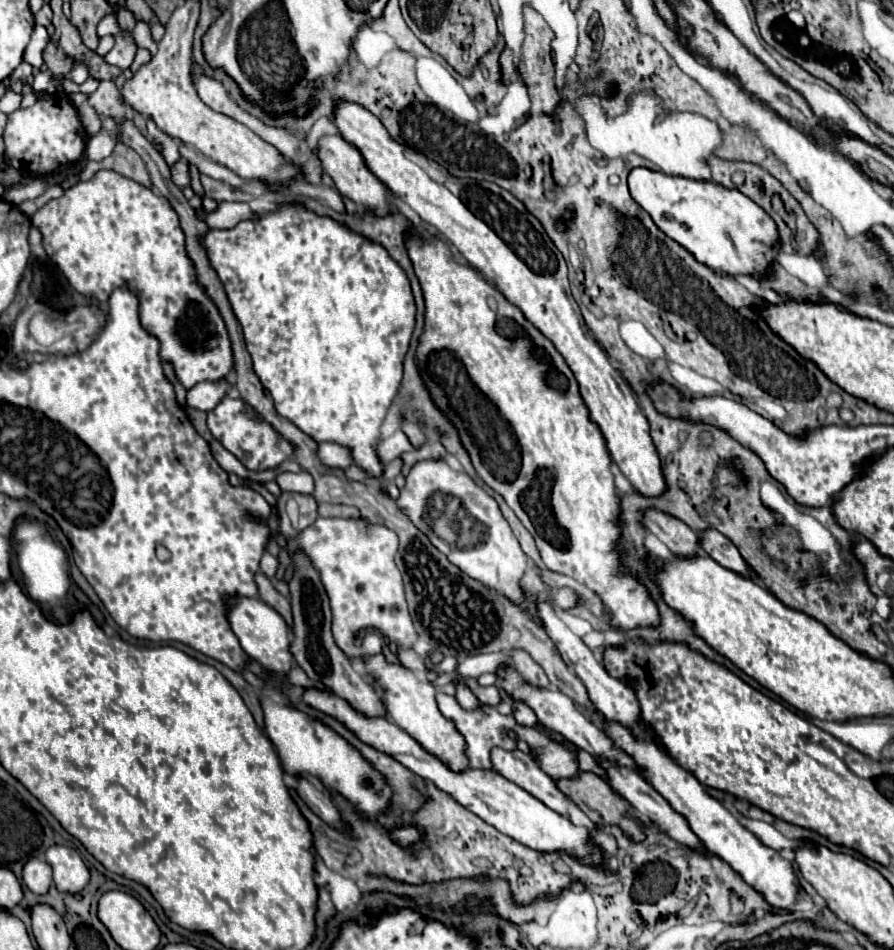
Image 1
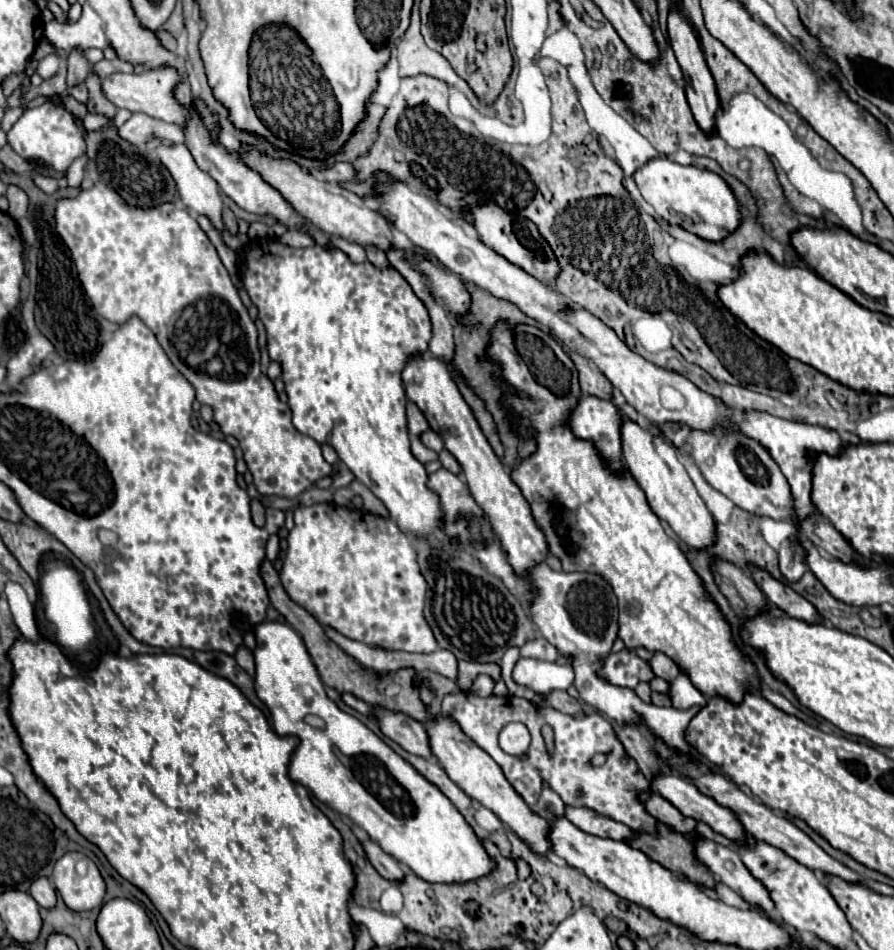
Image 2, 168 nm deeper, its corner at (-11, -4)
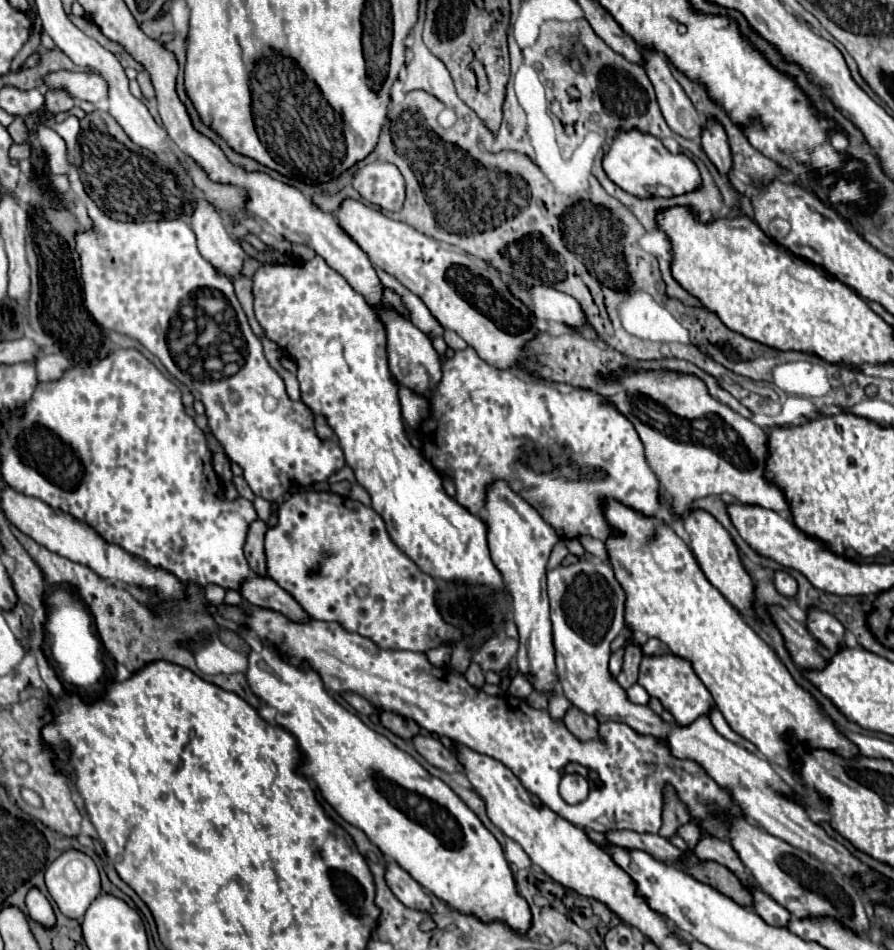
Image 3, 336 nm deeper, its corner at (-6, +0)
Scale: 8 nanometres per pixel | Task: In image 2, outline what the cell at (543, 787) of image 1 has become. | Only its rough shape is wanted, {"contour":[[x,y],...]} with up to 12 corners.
{"contour":[[567,807],[567,819],[581,831],[615,841],[637,839],[623,823],[603,819],[587,807]]}

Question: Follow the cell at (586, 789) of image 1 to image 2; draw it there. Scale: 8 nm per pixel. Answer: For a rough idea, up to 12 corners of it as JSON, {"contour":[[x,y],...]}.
{"contour":[[659,823],[659,835],[641,833],[629,845],[669,871],[715,889],[695,847]]}

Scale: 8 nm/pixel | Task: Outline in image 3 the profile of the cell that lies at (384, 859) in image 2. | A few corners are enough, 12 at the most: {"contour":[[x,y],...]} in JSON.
{"contour":[[396,863],[386,885],[412,909],[434,911],[432,897]]}

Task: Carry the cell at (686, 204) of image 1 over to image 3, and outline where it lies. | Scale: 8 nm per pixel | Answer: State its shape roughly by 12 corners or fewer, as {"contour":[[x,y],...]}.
{"contour":[[620,131],[606,175],[630,195],[702,187],[696,163],[656,137]]}

